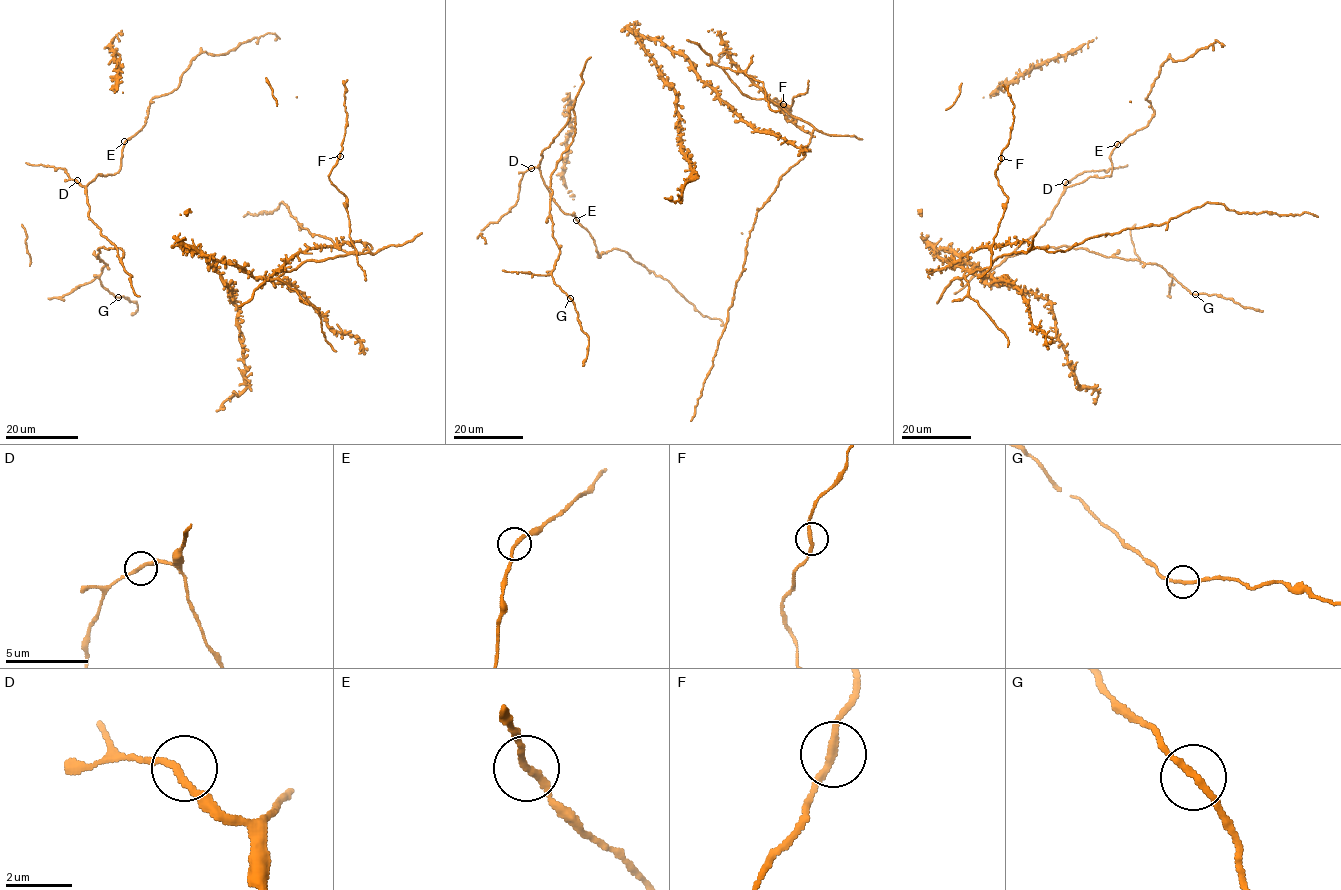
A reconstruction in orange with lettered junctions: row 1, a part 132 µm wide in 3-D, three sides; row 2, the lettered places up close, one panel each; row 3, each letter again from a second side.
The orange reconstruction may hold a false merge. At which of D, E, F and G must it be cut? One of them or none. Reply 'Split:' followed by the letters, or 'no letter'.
Split: no letter

